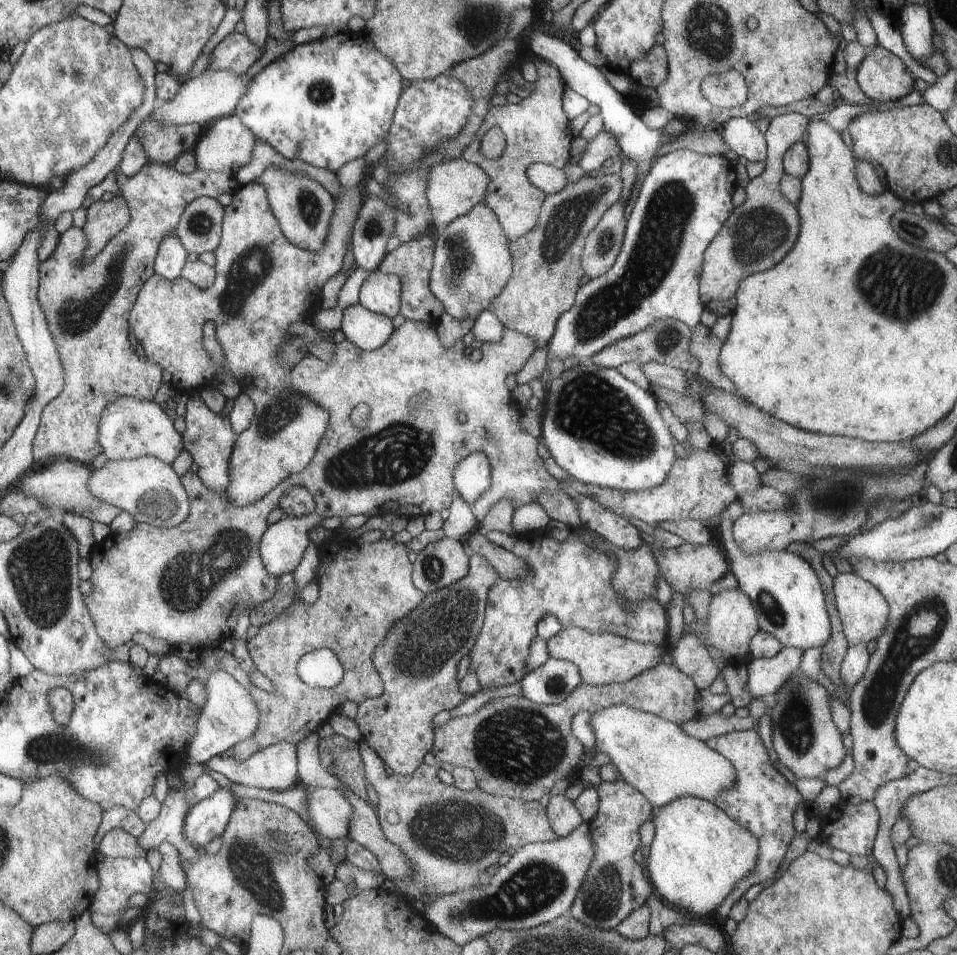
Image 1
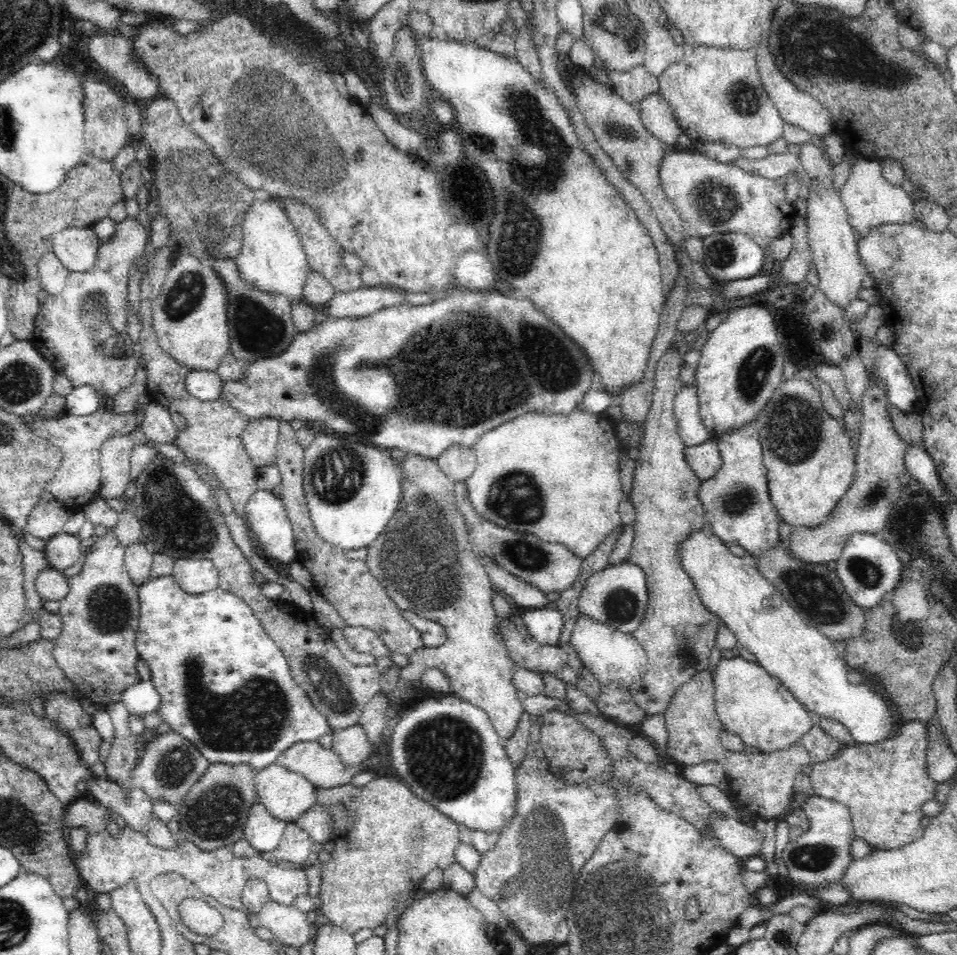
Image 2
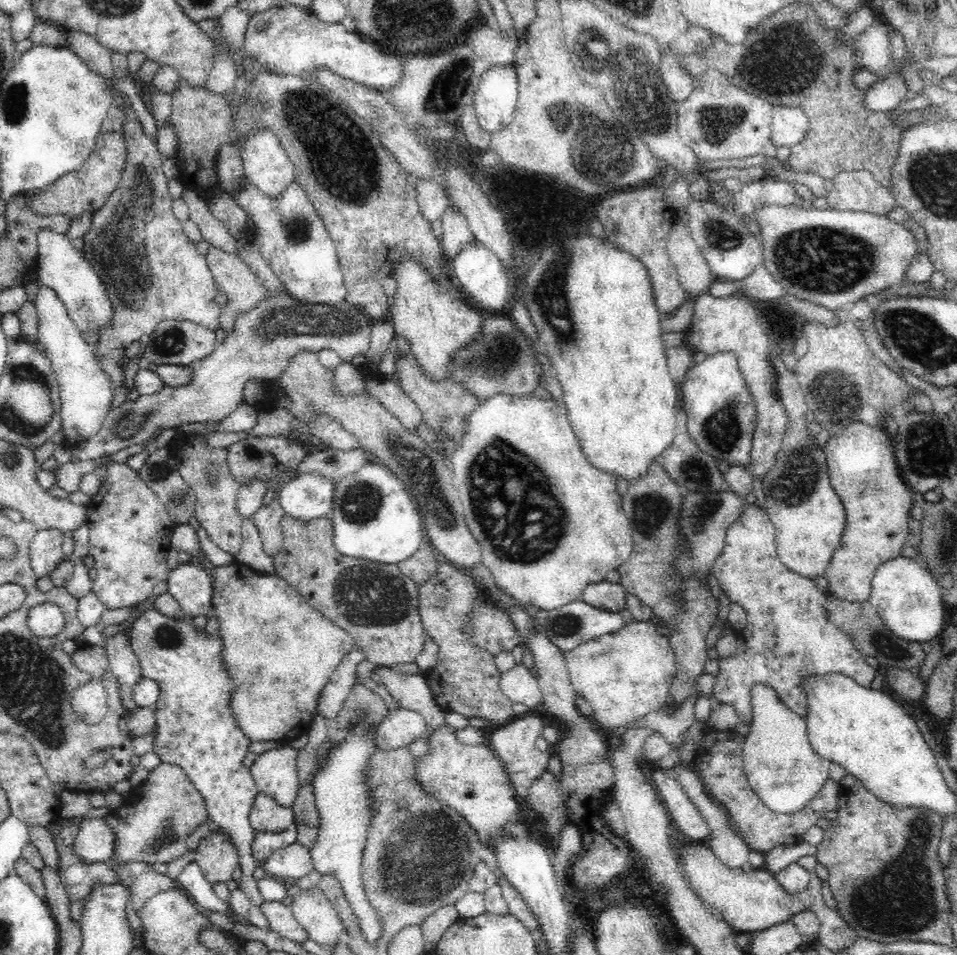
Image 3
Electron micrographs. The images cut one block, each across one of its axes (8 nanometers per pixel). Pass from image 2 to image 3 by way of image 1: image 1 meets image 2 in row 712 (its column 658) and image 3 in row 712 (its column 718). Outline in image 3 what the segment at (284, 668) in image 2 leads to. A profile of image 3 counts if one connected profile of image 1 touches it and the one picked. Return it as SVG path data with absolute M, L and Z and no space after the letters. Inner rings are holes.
M156 608L146 610L128 628L130 648L140 660L142 676L154 680L160 686L156 702L156 738L154 754L164 764L176 764L186 770L188 778L202 794L208 812L208 824L224 828L240 856L242 890L256 904L262 906L264 898L258 892L258 880L254 872L258 862L252 856L256 830L248 816L256 800L258 784L252 770L242 764L252 740L240 730L232 712L234 678L222 664L222 636L206 636L206 626L196 628L192 616L170 618Z

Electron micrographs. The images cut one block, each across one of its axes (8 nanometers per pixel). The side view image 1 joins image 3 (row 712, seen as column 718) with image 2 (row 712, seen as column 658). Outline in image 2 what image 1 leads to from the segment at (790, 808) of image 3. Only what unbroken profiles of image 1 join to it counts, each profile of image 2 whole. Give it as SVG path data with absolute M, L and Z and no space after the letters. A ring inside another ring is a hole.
M720 658L714 672L714 706L722 722L722 728L730 734L736 734L744 740L746 746L752 746L760 752L774 752L800 744L802 736L816 722L804 704L770 672L760 664L748 662L744 658Z

